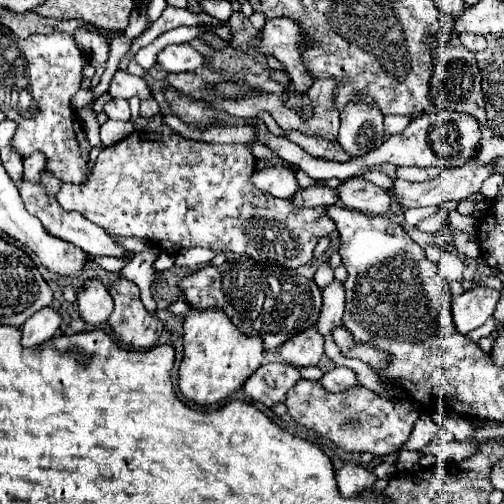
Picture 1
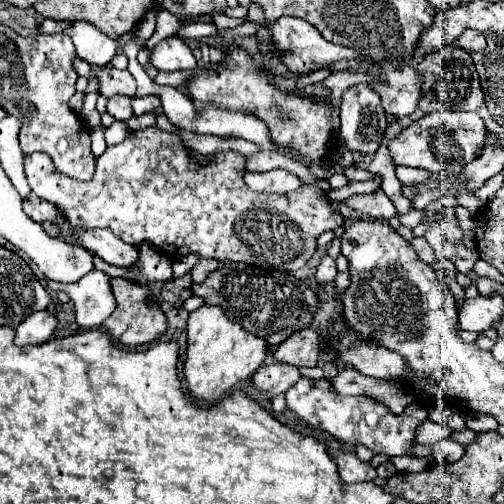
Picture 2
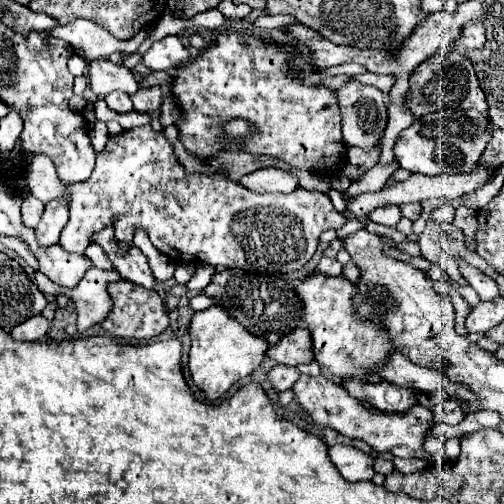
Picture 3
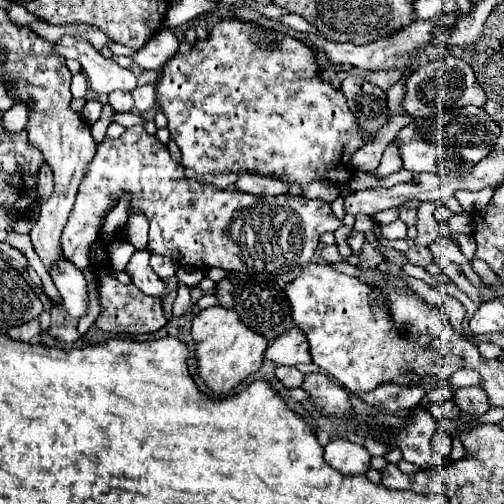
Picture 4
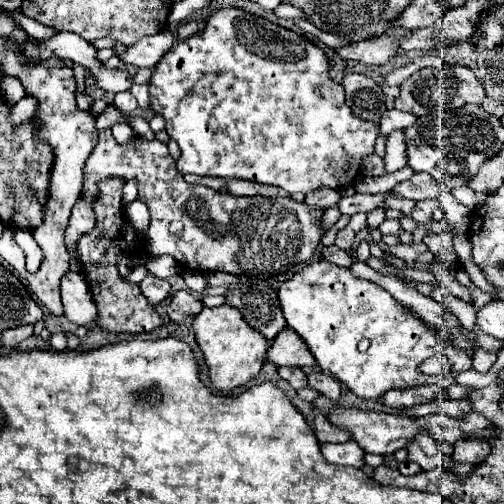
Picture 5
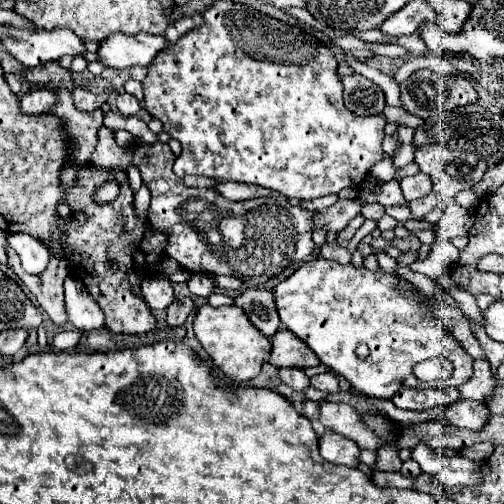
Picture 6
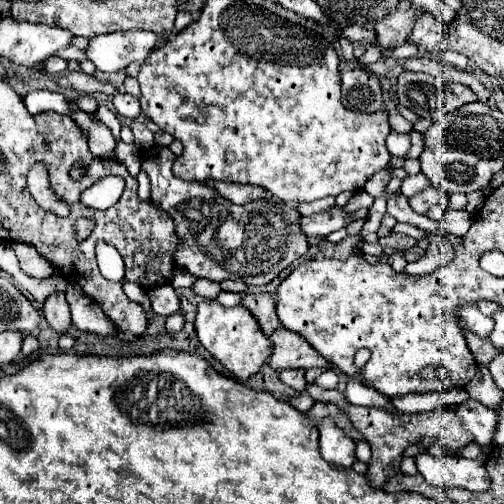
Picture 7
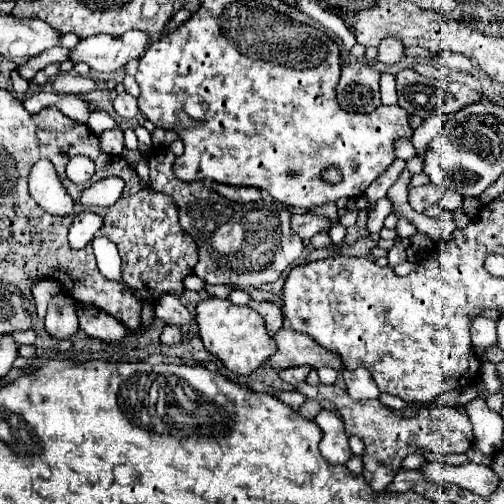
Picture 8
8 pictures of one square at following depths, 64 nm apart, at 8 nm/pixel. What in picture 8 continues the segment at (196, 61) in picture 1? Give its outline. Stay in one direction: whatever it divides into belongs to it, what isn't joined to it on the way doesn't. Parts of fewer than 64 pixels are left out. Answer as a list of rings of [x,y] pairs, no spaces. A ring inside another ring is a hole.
[[[130,30],[122,36],[96,34],[80,40],[76,48],[72,48],[72,62],[86,62],[96,72],[114,72],[124,68],[132,58],[140,58],[148,44],[152,44],[152,36],[148,32]]]

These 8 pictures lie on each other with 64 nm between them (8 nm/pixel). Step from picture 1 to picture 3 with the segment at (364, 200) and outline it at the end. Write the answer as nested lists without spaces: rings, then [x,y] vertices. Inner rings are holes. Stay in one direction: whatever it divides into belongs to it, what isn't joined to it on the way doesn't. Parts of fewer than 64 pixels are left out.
[[[386,204],[386,206],[374,208],[368,216],[372,218],[372,222],[384,224],[384,226],[394,226],[400,220],[400,208],[396,204]]]

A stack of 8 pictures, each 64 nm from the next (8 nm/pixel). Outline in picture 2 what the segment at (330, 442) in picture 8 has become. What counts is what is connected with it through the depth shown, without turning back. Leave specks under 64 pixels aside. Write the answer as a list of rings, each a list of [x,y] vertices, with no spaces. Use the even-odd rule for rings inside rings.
[[[338,452],[338,474],[344,484],[354,482],[372,482],[376,478],[376,470],[368,462],[360,462],[356,454]]]

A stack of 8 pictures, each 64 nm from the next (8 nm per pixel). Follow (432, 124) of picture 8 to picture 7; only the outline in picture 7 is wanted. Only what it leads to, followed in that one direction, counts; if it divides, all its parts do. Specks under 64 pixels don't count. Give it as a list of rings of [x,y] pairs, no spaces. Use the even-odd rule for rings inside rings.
[[[410,130],[410,150],[408,154],[404,156],[404,160],[412,160],[412,158],[418,158],[420,152],[422,152],[422,134],[416,132],[416,130]]]

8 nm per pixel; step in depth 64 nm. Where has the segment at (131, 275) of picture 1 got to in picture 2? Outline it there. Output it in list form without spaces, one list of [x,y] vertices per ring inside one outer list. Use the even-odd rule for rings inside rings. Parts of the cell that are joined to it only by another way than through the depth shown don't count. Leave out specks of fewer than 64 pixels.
[[[142,242],[140,256],[132,266],[120,268],[104,262],[104,272],[110,272],[114,278],[128,278],[142,286],[150,286],[156,280],[168,280],[172,276],[172,262],[168,256],[164,256],[164,252],[156,252],[152,244]]]

